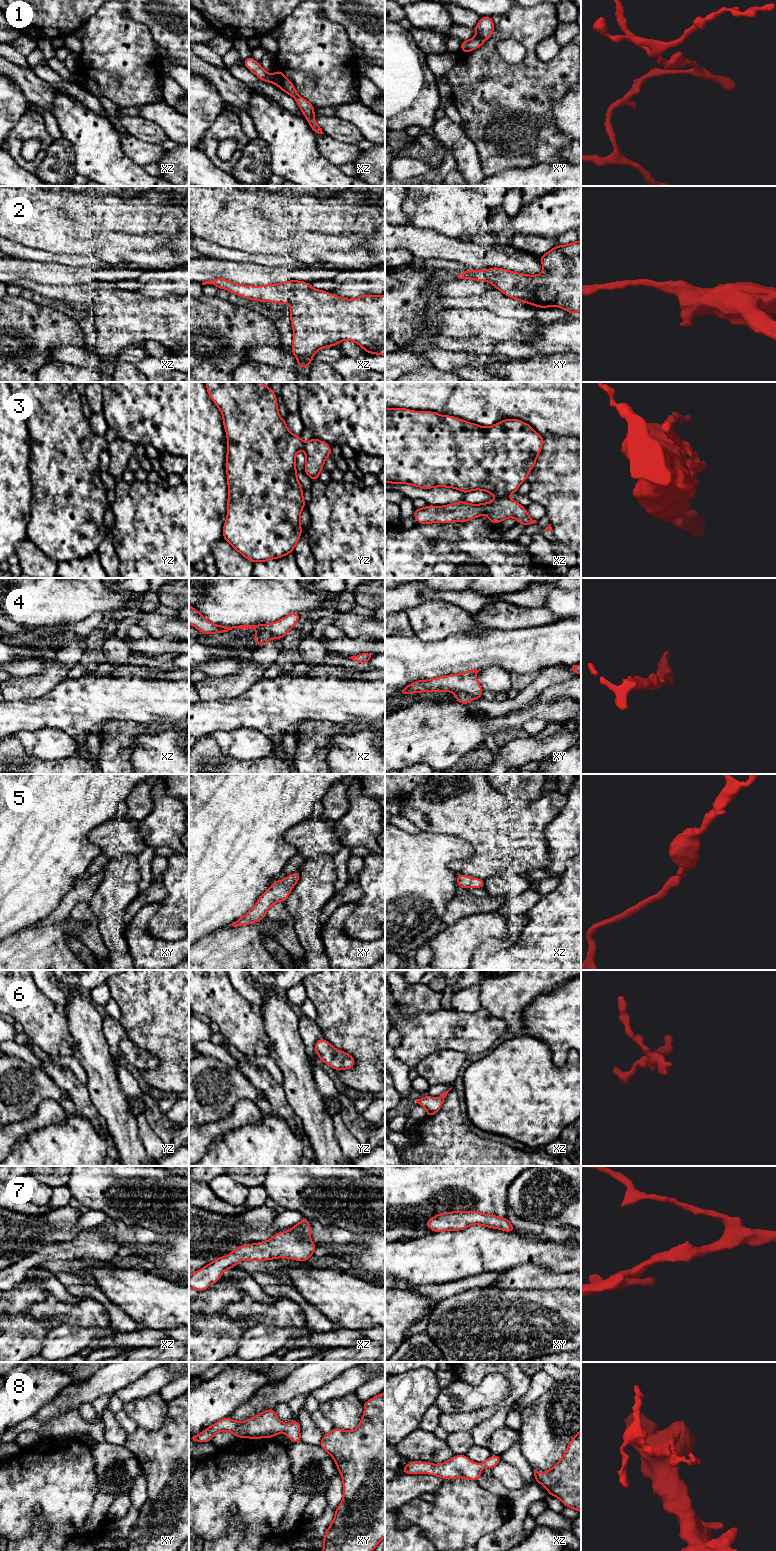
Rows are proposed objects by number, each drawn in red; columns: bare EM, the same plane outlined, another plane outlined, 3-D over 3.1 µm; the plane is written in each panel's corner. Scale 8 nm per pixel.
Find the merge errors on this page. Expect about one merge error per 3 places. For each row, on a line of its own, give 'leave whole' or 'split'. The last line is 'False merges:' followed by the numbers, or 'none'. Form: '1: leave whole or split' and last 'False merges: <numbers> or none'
1: split
2: leave whole
3: split
4: leave whole
5: leave whole
6: leave whole
7: leave whole
8: leave whole
False merges: 1, 3

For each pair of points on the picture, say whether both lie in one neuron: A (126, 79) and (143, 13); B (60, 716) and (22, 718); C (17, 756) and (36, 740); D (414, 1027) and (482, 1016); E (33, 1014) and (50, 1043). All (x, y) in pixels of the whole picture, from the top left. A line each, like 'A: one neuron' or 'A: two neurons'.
A: two neurons
B: one neuron
C: two neurons
D: one neuron
E: one neuron

